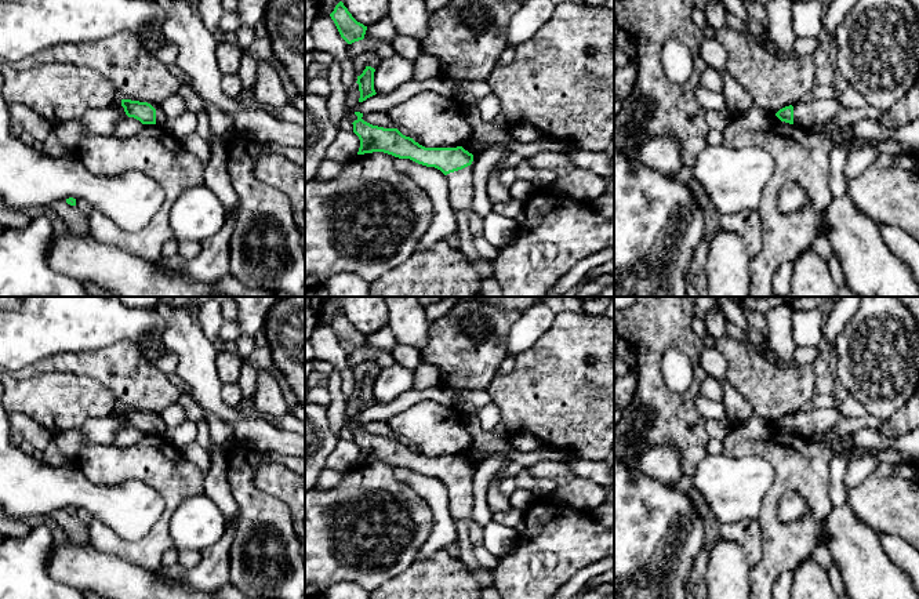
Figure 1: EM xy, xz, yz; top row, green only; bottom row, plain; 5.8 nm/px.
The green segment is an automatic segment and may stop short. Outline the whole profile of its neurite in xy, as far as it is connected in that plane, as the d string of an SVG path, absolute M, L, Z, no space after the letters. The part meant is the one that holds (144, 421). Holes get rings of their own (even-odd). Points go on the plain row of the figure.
M121 409L121 415L128 426L134 426L142 433L163 435L163 432L168 428L161 415L157 413Z

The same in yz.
M807 407L780 418L775 425L785 432L810 438L816 432L827 432L844 415L838 407Z

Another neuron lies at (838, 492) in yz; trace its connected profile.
M836 455L829 465L829 500L832 507L846 505L849 489L844 484L844 475L849 460L844 455Z

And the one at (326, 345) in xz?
M323 323L316 327L309 341L315 349L315 359L326 360L339 371L341 389L346 400L357 391L353 371L348 364L348 352L341 346L330 324Z

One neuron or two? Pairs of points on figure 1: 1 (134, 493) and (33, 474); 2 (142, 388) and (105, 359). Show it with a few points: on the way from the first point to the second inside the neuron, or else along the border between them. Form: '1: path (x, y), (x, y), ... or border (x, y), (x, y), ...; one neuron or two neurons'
1: path (109, 496), (87, 496), (71, 487), (58, 487); one neuron
2: path (133, 378), (122, 367), (115, 366); one neuron

